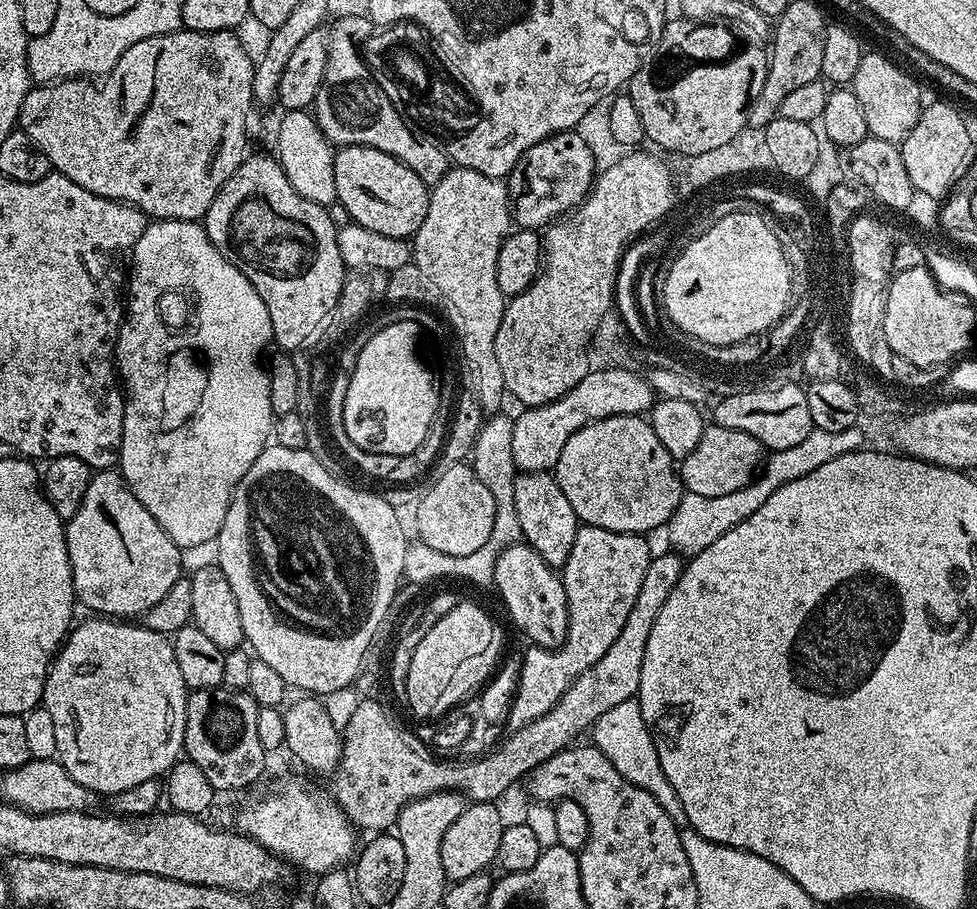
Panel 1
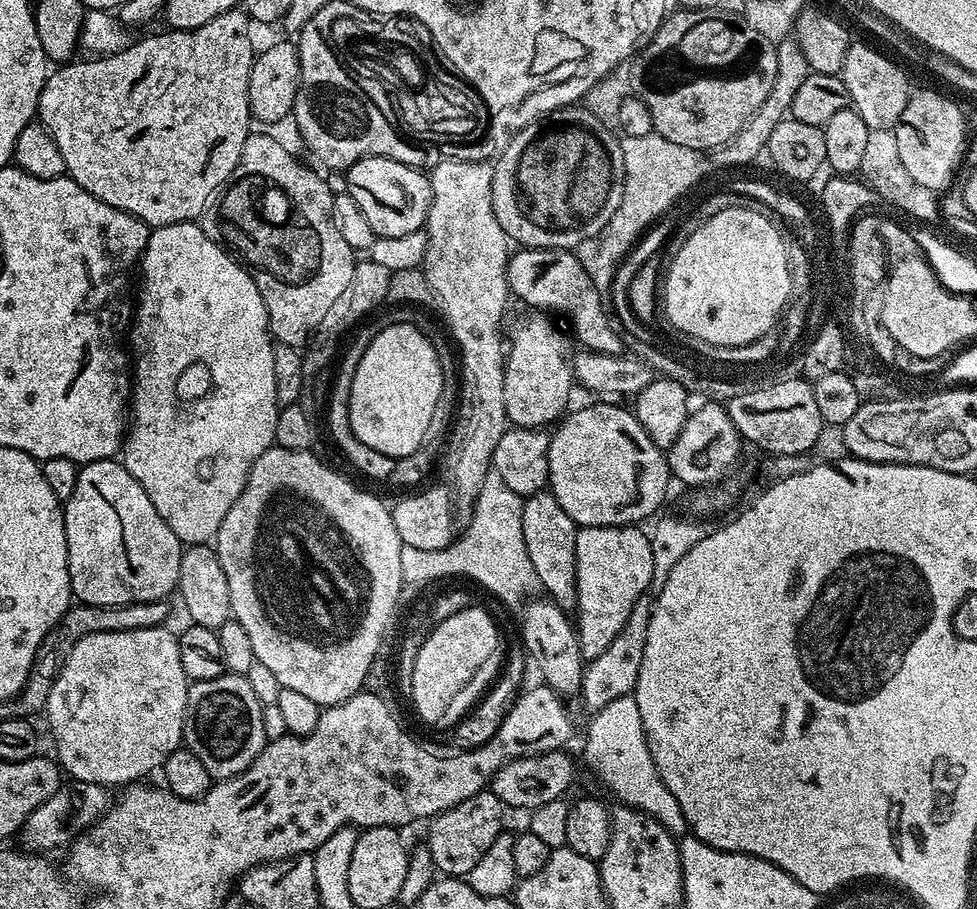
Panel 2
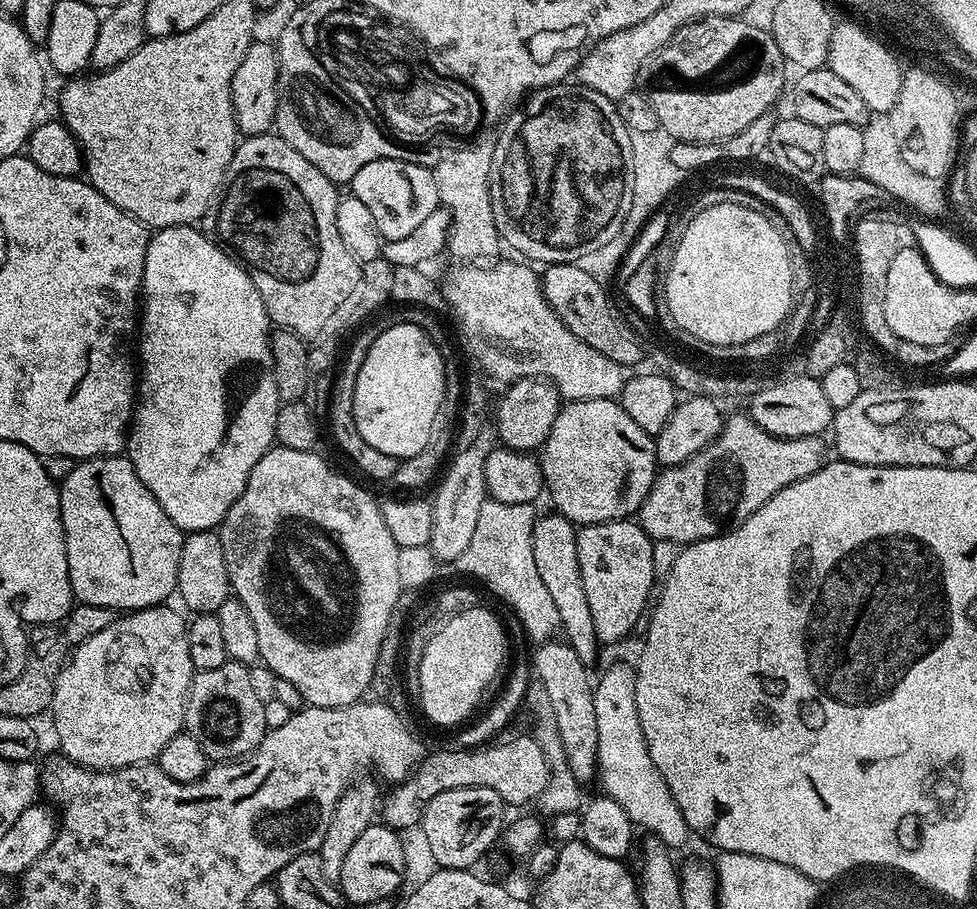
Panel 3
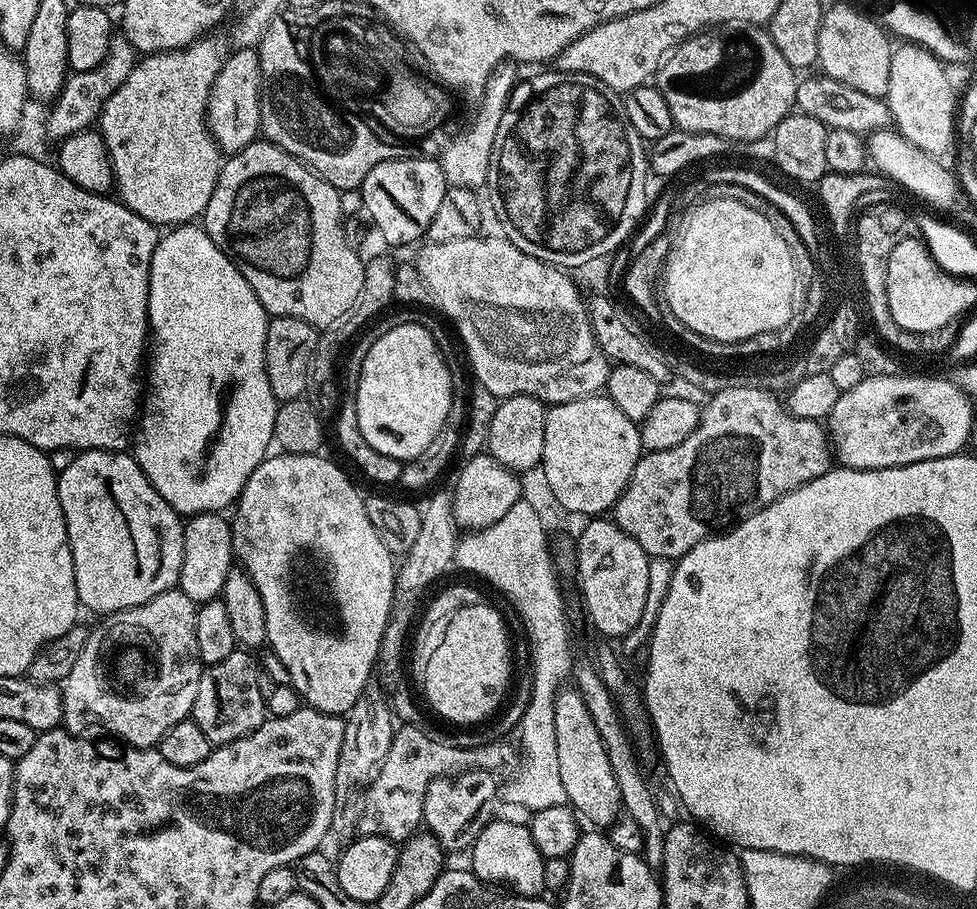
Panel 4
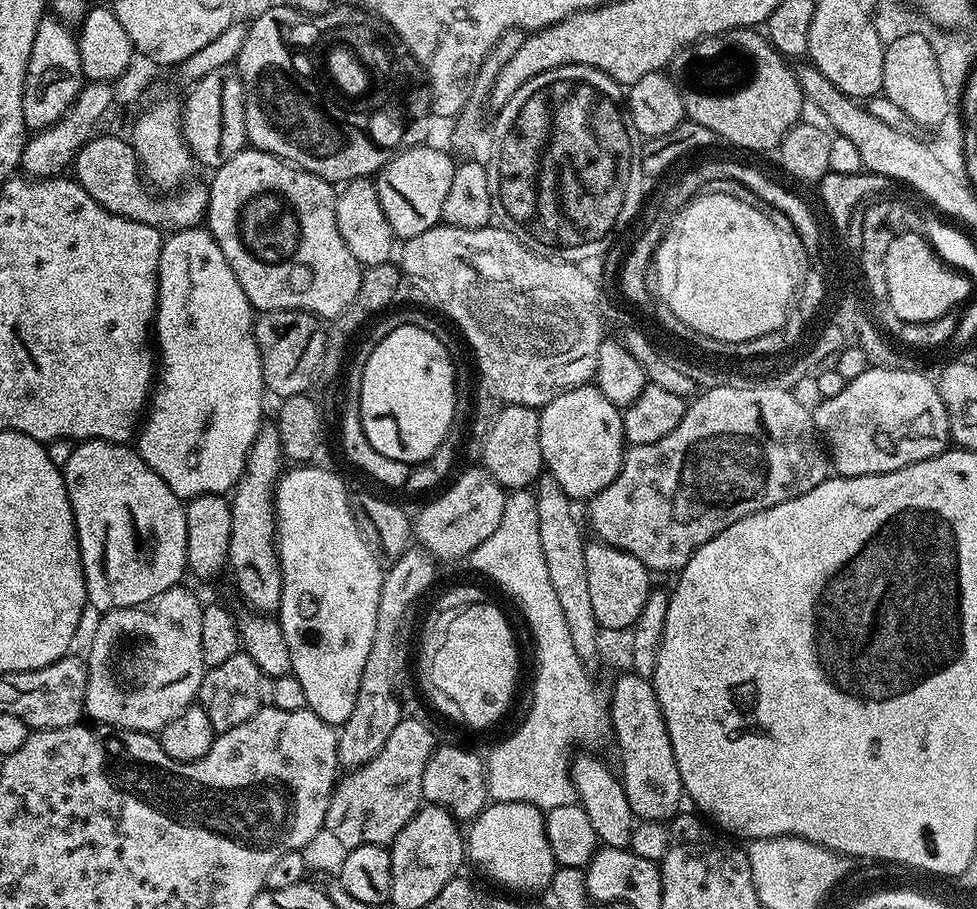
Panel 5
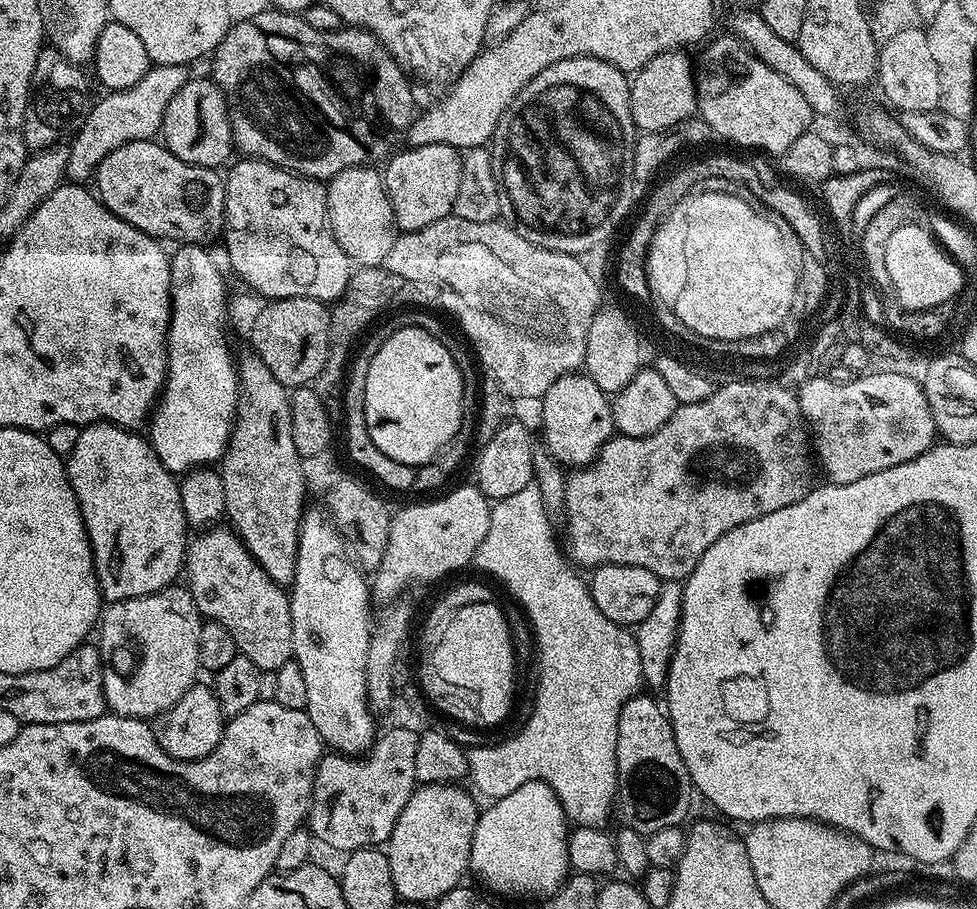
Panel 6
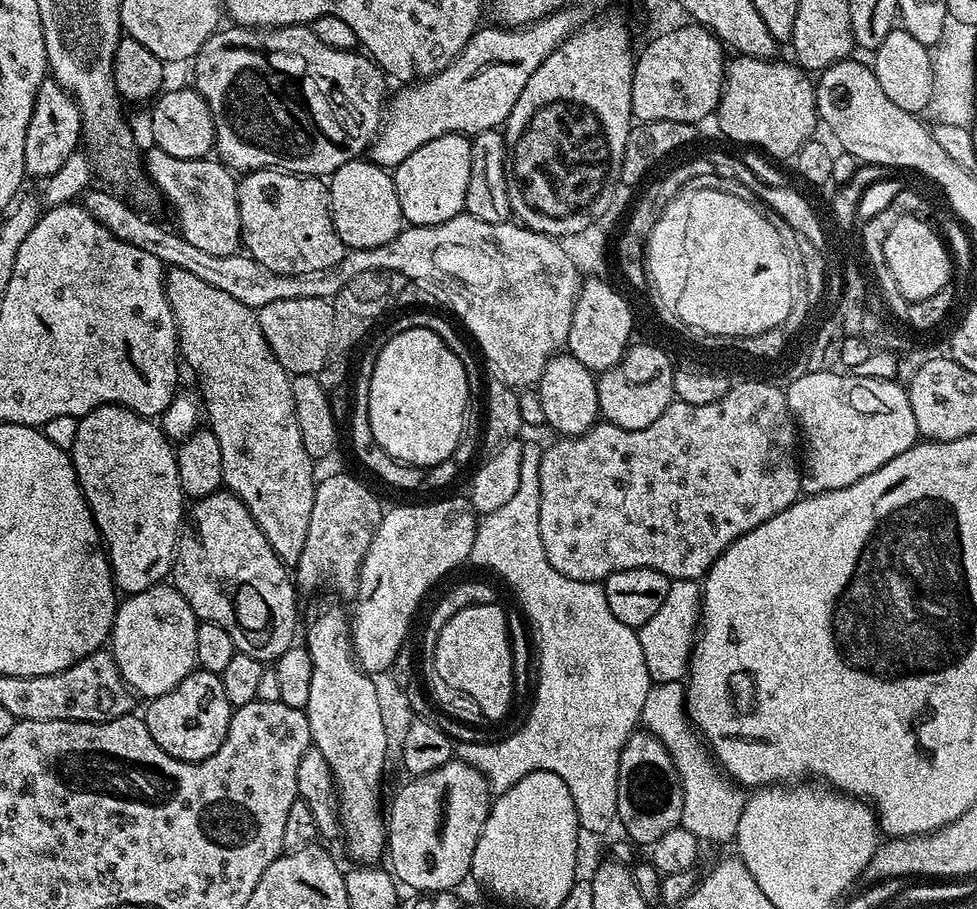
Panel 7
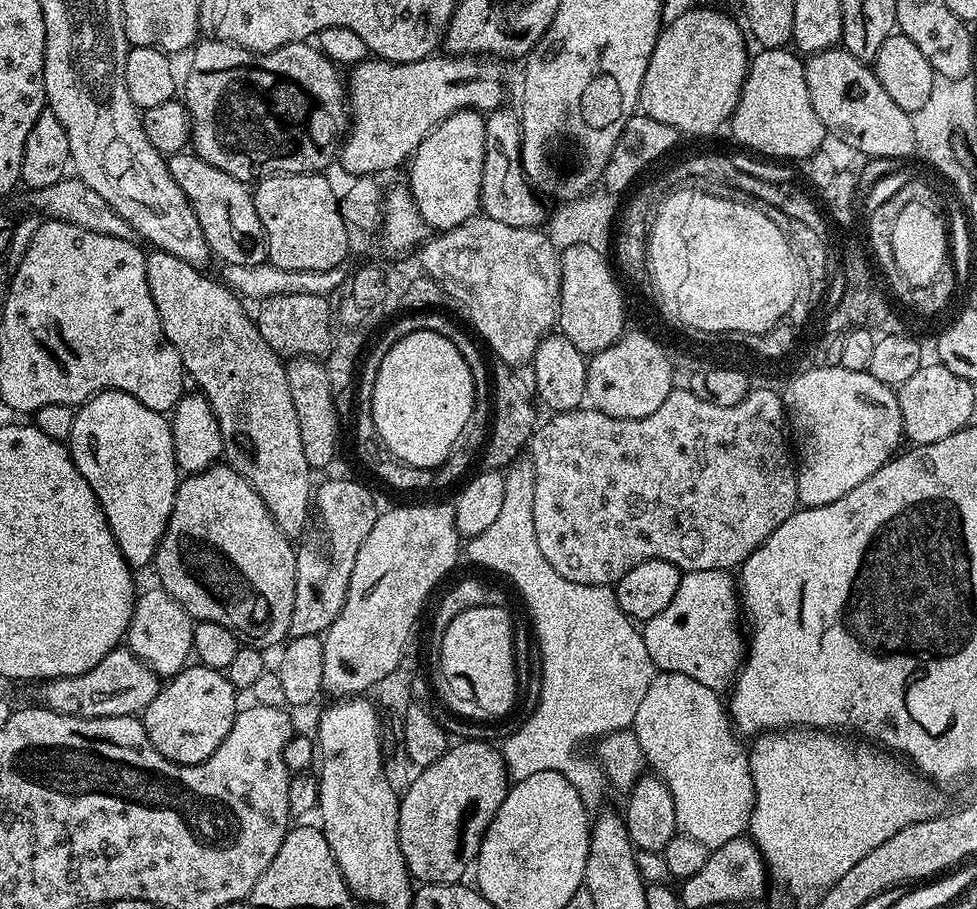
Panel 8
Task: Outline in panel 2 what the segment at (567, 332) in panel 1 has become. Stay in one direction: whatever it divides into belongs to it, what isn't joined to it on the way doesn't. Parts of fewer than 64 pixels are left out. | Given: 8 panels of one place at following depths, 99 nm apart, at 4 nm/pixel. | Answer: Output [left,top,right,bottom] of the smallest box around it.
[502,310,574,428]

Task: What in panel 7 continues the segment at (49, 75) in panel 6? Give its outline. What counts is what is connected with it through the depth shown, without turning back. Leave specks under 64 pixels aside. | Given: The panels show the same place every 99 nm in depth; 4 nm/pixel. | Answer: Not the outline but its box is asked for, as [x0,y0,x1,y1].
[22,78,82,182]

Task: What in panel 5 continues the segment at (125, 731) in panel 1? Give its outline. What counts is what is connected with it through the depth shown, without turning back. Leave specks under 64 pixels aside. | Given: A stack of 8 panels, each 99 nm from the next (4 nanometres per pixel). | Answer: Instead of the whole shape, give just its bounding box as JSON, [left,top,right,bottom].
[84,586,206,733]

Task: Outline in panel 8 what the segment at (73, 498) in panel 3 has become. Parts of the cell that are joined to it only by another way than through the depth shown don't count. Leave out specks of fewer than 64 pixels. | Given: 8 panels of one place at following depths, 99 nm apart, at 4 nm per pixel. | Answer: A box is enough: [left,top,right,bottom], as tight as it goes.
[66,390,182,568]

